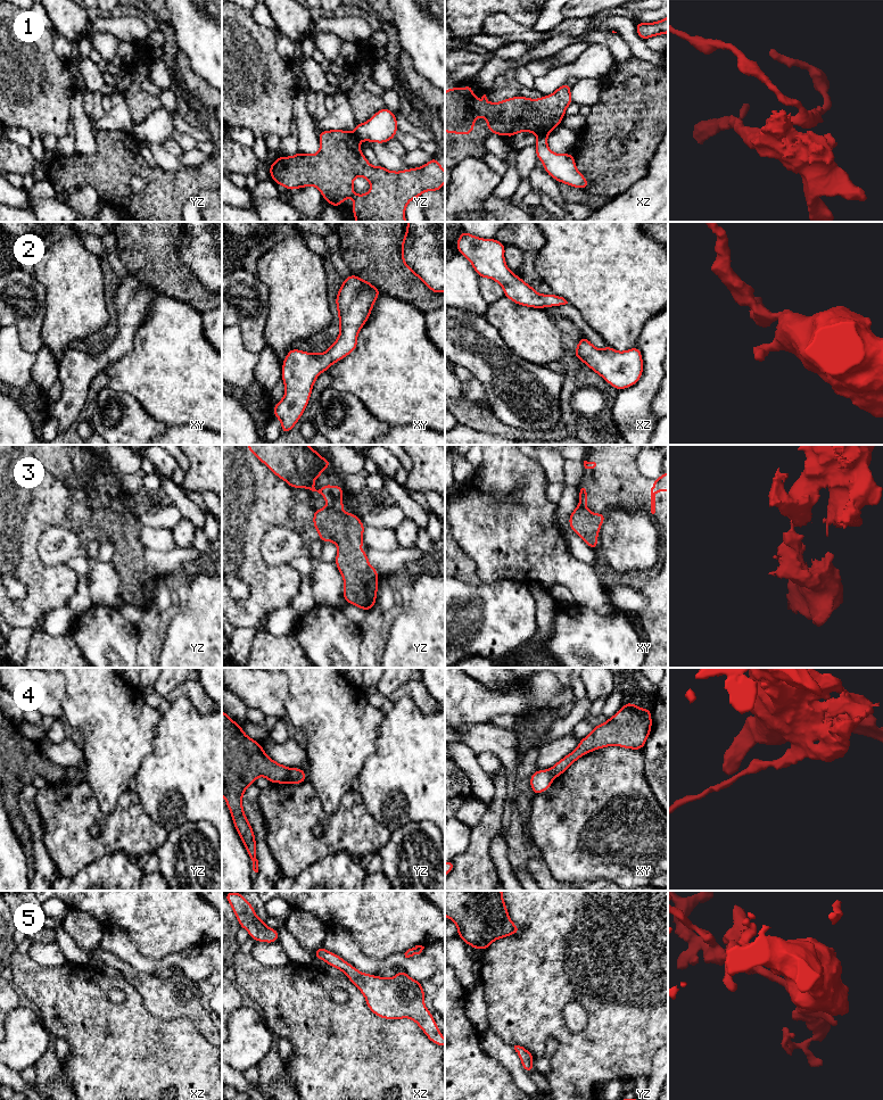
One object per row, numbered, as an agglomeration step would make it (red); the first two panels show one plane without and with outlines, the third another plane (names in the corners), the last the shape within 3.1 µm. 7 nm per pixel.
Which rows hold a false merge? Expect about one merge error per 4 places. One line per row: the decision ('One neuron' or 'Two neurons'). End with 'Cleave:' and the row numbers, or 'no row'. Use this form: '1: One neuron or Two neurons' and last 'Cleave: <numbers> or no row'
1: Two neurons
2: One neuron
3: Two neurons
4: Two neurons
5: One neuron
Cleave: 1, 3, 4

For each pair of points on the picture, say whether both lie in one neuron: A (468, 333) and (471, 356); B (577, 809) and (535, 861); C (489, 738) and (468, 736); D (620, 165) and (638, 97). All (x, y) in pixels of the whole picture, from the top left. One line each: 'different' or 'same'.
A: same
B: different
C: same
D: same

